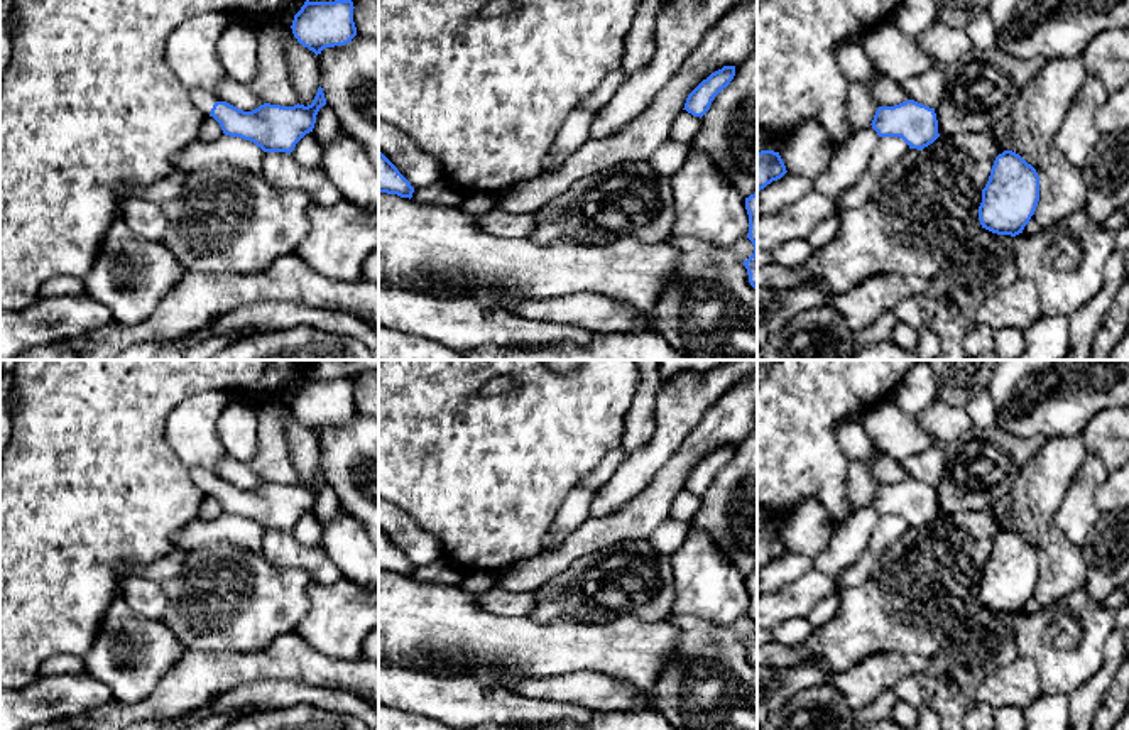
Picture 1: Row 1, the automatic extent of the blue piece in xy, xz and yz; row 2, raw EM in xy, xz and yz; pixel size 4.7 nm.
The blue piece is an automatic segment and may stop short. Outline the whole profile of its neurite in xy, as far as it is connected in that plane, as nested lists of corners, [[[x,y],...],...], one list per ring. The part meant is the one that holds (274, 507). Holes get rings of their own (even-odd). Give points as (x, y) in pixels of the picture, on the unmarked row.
[[[321,465],[308,485],[264,482],[252,490],[238,488],[226,480],[220,480],[215,471],[203,468],[189,468],[189,477],[205,493],[220,502],[225,514],[250,519],[264,531],[286,532],[291,532],[296,522],[313,510],[316,493],[326,483]]]

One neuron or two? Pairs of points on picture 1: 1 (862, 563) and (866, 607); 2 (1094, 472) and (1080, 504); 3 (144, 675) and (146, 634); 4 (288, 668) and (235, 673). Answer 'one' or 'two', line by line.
1: two
2: one
3: one
4: one

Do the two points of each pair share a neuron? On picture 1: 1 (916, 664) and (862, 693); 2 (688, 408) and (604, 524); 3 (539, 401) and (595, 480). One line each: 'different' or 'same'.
1: same
2: different
3: different

